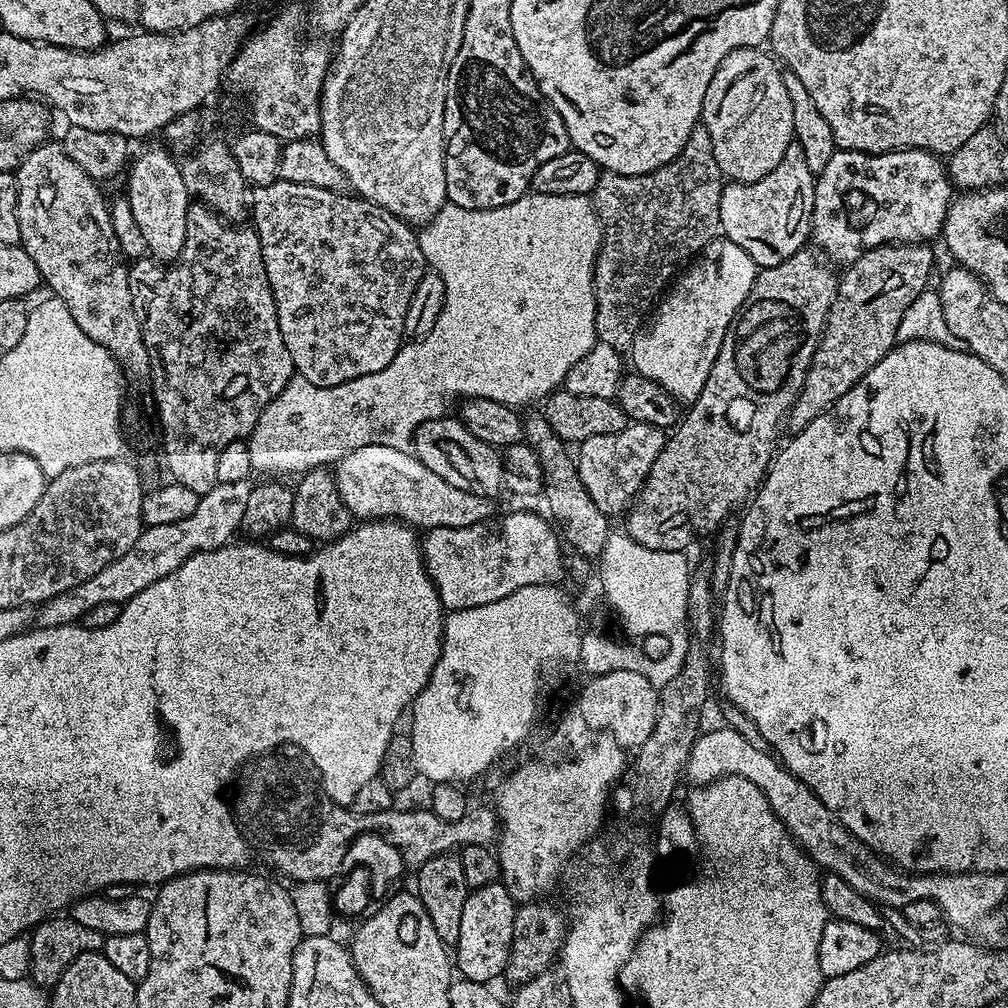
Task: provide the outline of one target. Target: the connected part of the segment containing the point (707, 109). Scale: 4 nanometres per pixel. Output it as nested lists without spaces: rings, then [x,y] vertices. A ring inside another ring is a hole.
[[[739,48],[726,54],[726,58],[722,58],[718,70],[714,70],[714,78],[710,78],[710,86],[706,86],[706,98],[702,102],[700,111],[702,127],[710,134],[710,142],[714,142],[714,158],[718,161],[720,171],[729,181],[738,184],[749,184],[758,182],[758,178],[766,178],[766,174],[770,174],[770,170],[774,170],[774,166],[778,166],[778,162],[782,162],[782,154],[786,154],[786,150],[794,143],[794,106],[790,102],[790,94],[786,94],[784,72],[778,67],[777,61],[767,51],[765,52],[760,48]]]

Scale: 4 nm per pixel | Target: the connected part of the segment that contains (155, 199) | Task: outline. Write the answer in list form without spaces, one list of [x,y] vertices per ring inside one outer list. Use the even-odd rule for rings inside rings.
[[[167,147],[148,148],[127,169],[126,195],[130,210],[134,210],[134,222],[146,238],[147,255],[157,262],[171,262],[180,257],[186,240],[186,218],[190,197],[180,173],[177,157]]]

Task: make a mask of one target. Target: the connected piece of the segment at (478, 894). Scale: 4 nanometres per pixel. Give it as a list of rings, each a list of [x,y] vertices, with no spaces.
[[[502,882],[469,891],[466,906],[462,906],[462,926],[458,926],[458,942],[454,945],[454,964],[463,979],[488,984],[495,976],[504,976],[517,907],[517,901],[512,899]]]

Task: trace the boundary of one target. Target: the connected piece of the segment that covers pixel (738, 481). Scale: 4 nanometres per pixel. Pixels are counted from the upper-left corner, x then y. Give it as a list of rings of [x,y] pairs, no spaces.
[[[812,246],[799,248],[778,266],[761,268],[756,281],[731,326],[722,338],[722,350],[710,366],[710,378],[702,386],[702,394],[691,401],[692,408],[683,413],[674,434],[664,441],[664,448],[654,458],[654,466],[644,479],[640,495],[627,509],[626,531],[634,542],[650,546],[650,550],[684,552],[695,540],[711,537],[729,519],[740,503],[743,505],[763,484],[778,451],[776,439],[788,411],[806,382],[806,370],[814,358],[828,311],[836,297],[838,272],[823,252]]]

